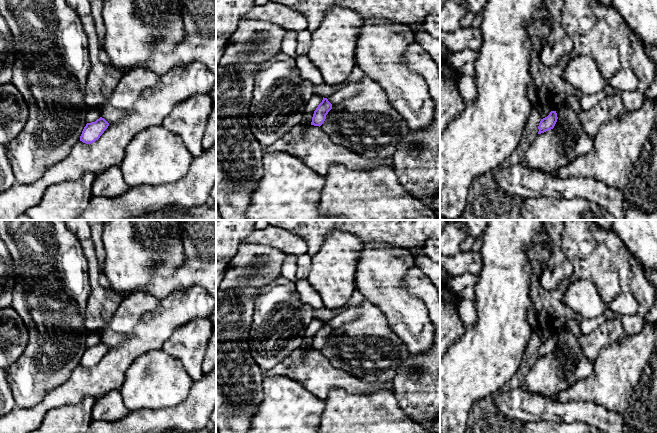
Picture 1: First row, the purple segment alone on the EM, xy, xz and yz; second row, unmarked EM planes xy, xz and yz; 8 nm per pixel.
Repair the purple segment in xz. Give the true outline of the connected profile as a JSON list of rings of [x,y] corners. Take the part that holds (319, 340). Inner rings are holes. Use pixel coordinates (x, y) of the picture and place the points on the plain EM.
[[[323,321],[322,326],[318,329],[316,334],[314,335],[311,349],[320,351],[324,347],[326,339],[331,333],[332,328],[328,325],[327,322]]]

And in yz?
[[[551,335],[547,341],[541,343],[538,350],[538,353],[539,353],[538,358],[541,358],[548,354],[553,353],[557,346],[557,343],[558,341],[557,341],[556,335]]]

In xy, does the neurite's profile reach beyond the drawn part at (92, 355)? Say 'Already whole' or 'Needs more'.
Already whole

